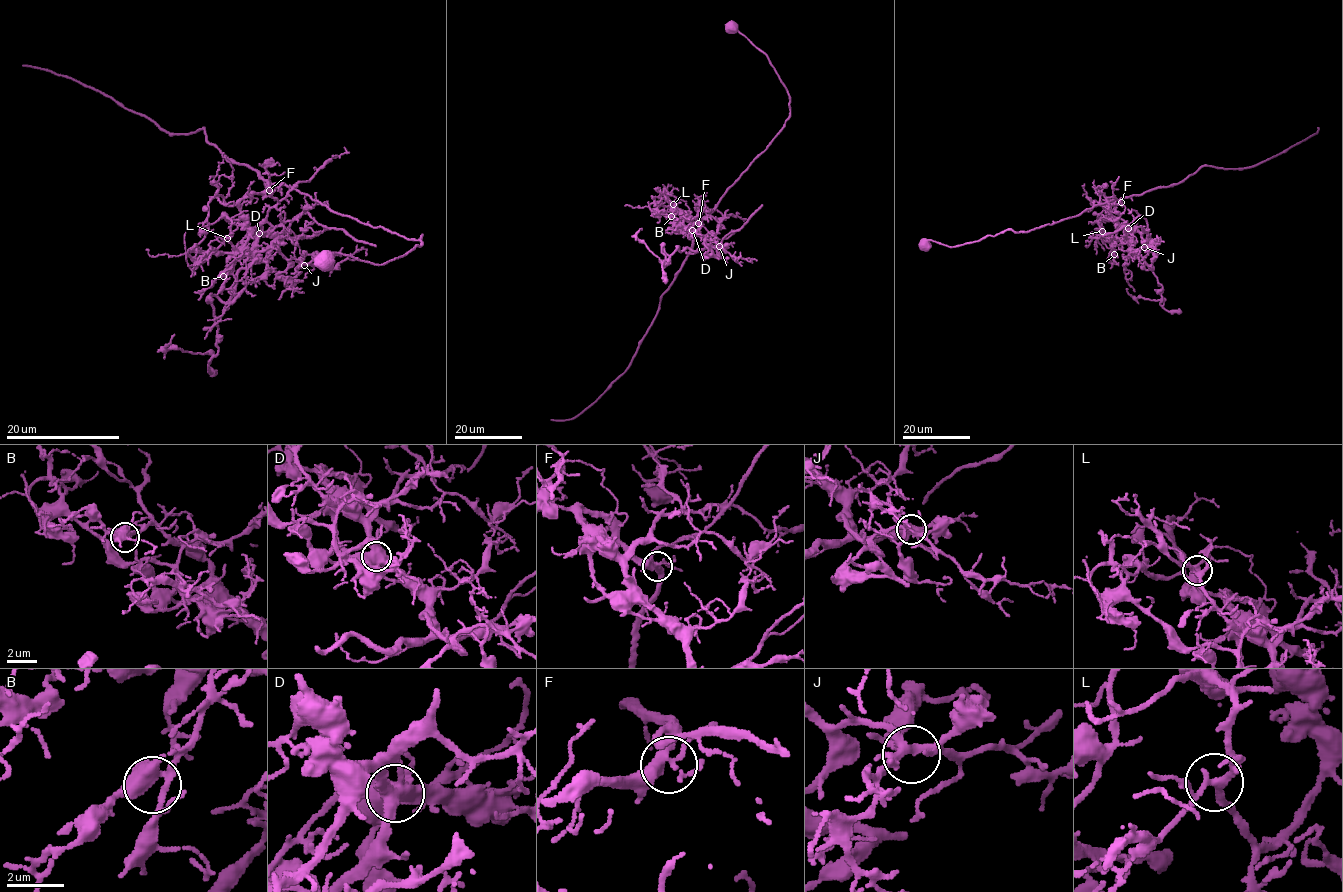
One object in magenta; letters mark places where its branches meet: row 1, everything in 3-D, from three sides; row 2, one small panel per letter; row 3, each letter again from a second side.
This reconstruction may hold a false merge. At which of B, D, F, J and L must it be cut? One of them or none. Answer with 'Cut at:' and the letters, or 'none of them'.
Cut at: D

